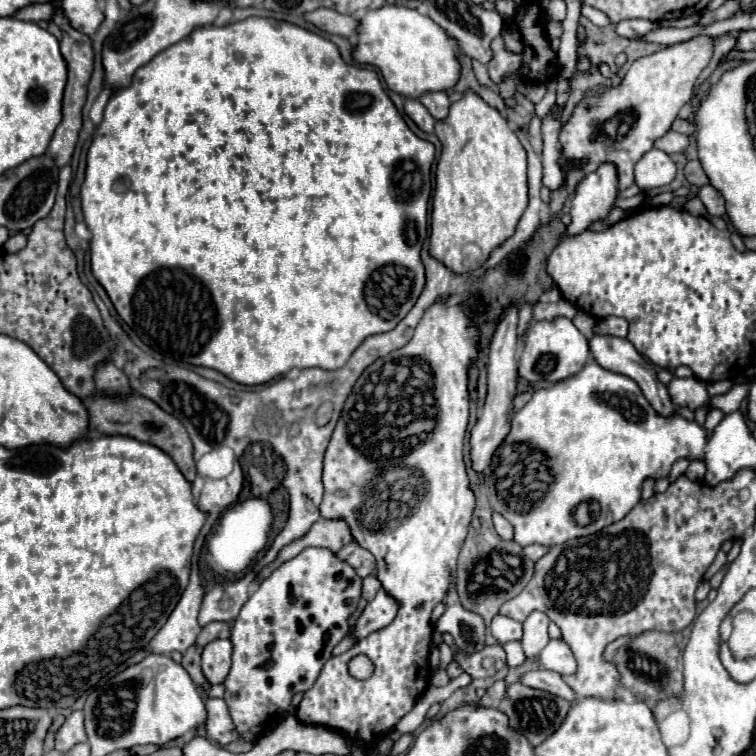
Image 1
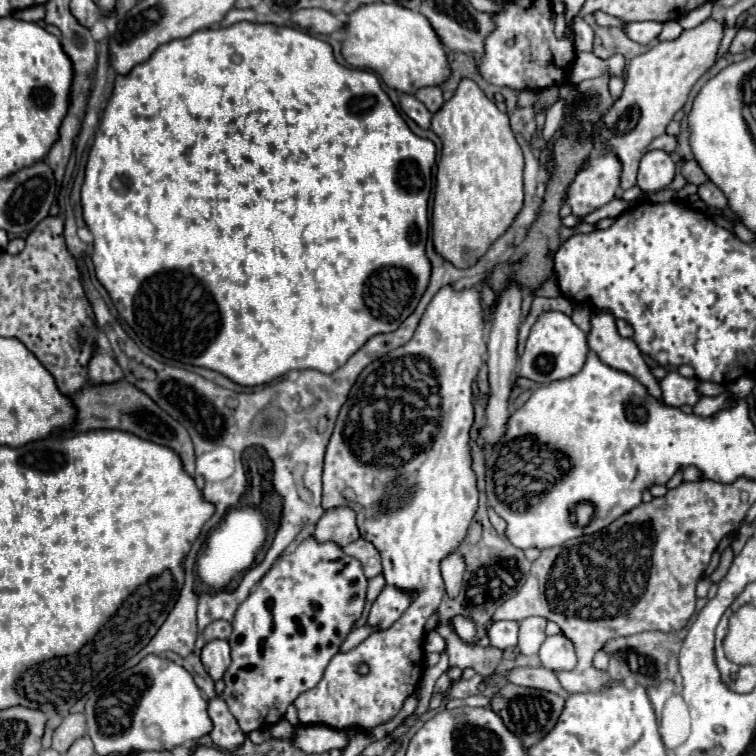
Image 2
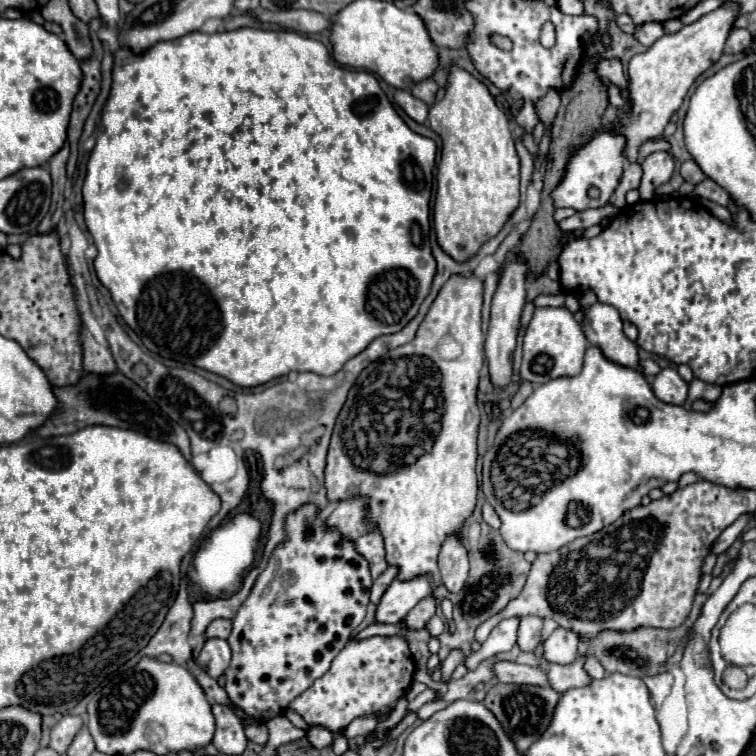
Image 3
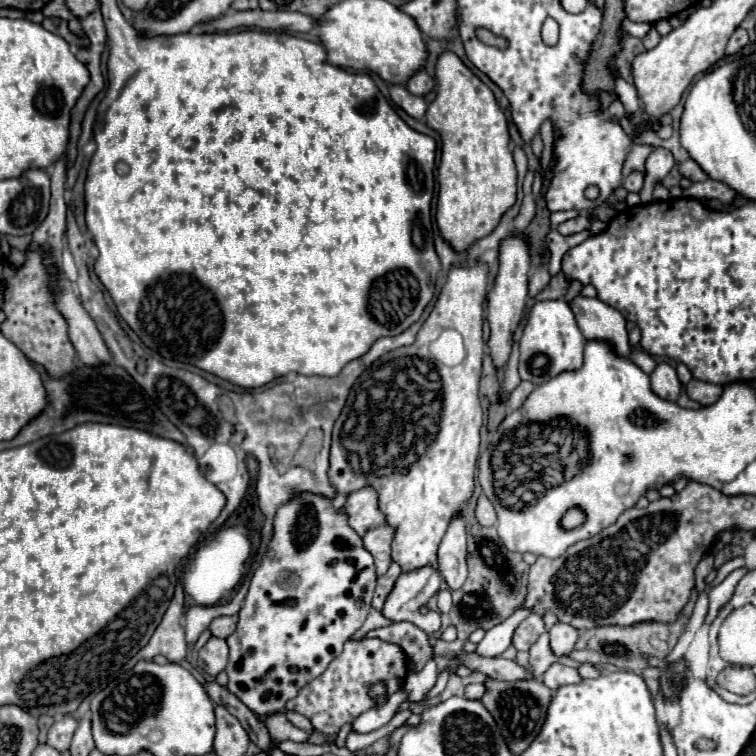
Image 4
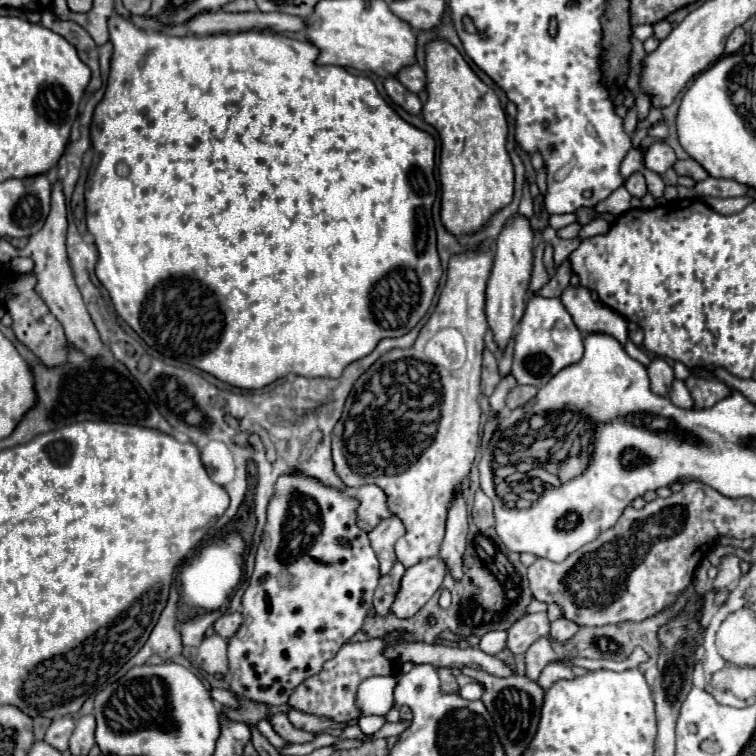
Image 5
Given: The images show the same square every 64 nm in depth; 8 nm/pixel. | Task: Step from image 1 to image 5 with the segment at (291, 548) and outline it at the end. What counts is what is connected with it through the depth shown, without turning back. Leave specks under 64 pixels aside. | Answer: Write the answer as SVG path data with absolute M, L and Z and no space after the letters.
M374 484L360 486L358 494L354 498L358 500L358 508L356 508L358 528L370 532L372 528L376 528L376 524L380 520L390 516L388 506L384 504L384 492L380 488L376 488Z

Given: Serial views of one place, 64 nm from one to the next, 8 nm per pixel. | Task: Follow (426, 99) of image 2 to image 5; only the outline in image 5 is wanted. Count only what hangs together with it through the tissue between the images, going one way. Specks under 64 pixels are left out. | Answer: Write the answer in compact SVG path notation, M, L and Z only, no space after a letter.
M412 64L412 66L408 66L408 68L402 68L400 74L398 74L398 80L400 80L410 92L414 92L414 94L426 90L426 84L428 84L426 72L424 72L418 64Z

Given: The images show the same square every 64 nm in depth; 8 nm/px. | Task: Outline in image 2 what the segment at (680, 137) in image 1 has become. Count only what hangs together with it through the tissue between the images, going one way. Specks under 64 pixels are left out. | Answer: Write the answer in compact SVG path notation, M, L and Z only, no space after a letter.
M662 134L658 136L652 144L650 144L650 150L664 150L664 152L674 152L678 148L678 138L676 136L670 136L670 134Z

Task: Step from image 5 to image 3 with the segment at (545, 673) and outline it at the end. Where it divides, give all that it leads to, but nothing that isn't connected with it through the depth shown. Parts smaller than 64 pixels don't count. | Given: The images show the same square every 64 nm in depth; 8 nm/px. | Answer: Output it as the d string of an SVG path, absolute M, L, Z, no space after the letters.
M580 656L574 664L570 666L552 666L548 670L548 678L552 680L552 688L560 694L572 690L572 688L584 688L590 686L592 678L590 674L584 670L584 662L586 656Z

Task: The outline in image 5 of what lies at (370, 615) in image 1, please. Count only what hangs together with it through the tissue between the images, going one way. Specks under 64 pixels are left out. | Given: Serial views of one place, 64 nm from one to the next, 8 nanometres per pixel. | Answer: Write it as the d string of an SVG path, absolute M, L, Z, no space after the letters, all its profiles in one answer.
M440 558L422 560L420 564L408 568L402 576L402 582L394 598L394 604L390 606L390 612L398 618L414 618L416 612L442 586L444 576L446 576L446 568L444 564L440 564Z

